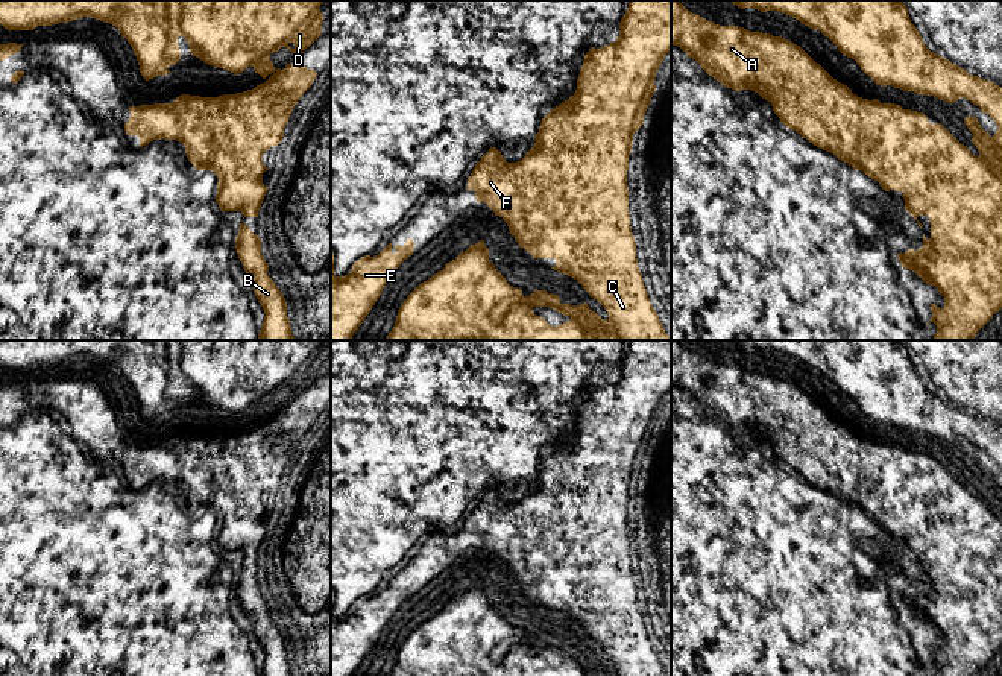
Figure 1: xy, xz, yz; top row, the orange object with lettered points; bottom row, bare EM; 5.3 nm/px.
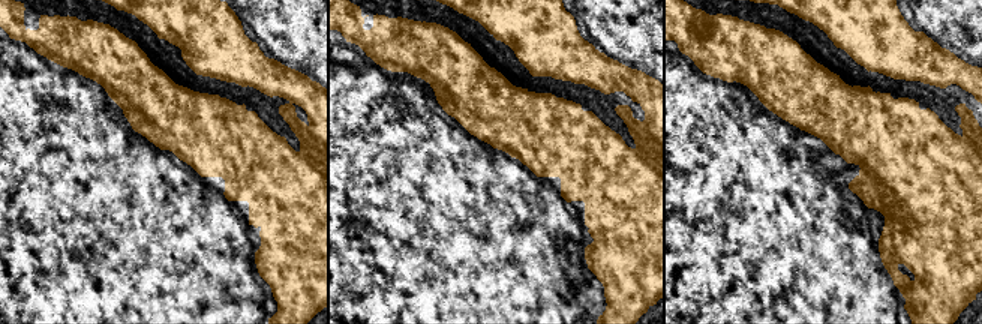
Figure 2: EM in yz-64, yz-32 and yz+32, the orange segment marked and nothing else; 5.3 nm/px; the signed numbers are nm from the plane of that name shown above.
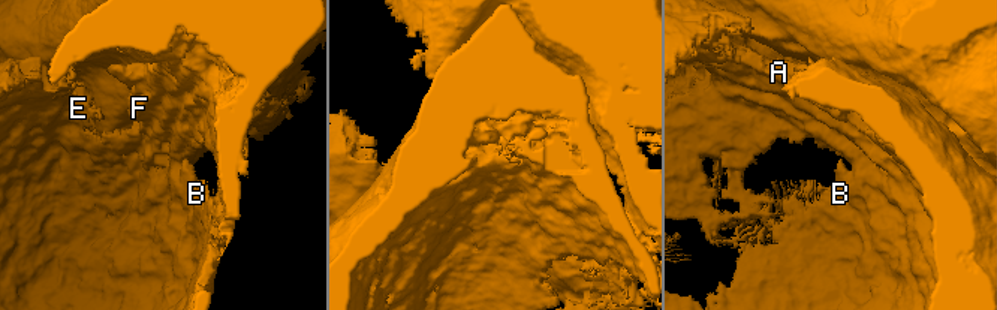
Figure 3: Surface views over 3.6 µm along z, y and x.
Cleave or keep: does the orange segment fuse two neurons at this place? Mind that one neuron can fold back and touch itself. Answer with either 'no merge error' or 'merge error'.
merge error

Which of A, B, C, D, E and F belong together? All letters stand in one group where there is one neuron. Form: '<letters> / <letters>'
A B E F / C D

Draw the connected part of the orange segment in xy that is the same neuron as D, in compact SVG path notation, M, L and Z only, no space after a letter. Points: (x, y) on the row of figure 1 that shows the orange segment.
M0 0L0 24L8 30L33 30L38 26L52 26L91 17L115 26L131 44L141 76L149 81L170 73L167 68L181 59L178 38L184 36L190 53L208 65L234 74L254 67L263 79L279 71L270 55L287 47L293 58L310 47L322 35L323 14L320 5L326 0Z

